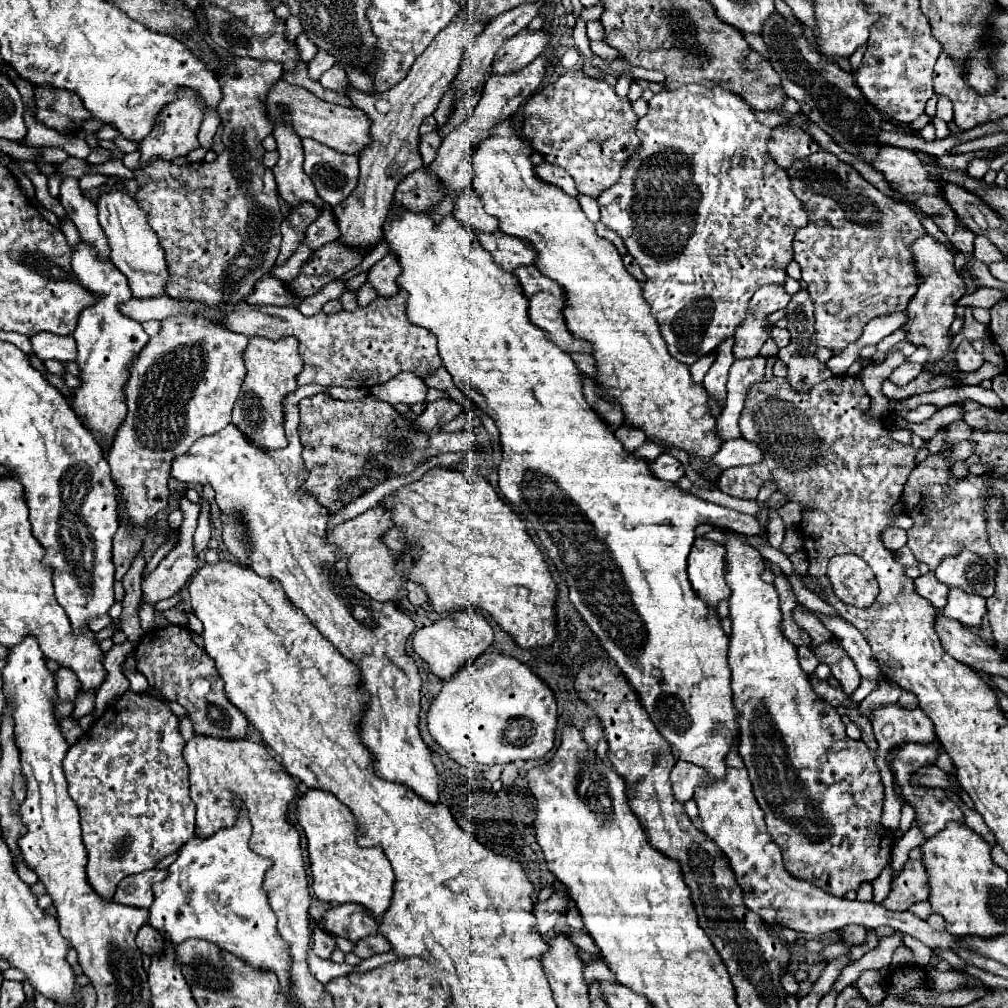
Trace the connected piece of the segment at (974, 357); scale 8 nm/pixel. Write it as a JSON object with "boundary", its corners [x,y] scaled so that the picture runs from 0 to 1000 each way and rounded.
{"boundary":[[[954,337],[954,341],[948,347],[950,365],[956,367],[956,369],[964,369],[964,367],[970,367],[974,363],[974,359],[976,359],[976,355],[966,349],[962,337]]]}

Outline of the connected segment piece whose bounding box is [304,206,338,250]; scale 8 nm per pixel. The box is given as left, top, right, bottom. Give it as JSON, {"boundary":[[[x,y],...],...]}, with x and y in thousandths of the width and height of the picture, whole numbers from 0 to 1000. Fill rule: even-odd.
{"boundary":[[[323,204],[319,208],[319,212],[313,216],[313,220],[310,220],[306,224],[306,230],[304,230],[304,236],[302,240],[313,248],[325,240],[331,240],[335,236],[335,226],[331,224],[331,212],[329,208]]]}

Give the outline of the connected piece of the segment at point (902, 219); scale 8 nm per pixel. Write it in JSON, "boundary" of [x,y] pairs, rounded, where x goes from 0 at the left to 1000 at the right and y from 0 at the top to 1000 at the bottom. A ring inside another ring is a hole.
{"boundary":[[[813,149],[813,151],[810,151],[810,153],[806,153],[804,157],[798,157],[798,159],[792,159],[792,161],[788,161],[788,165],[782,169],[784,173],[784,179],[788,181],[788,185],[790,185],[790,181],[792,181],[792,190],[788,190],[796,200],[798,200],[798,204],[800,204],[800,208],[802,208],[802,222],[796,226],[796,228],[792,228],[792,232],[790,232],[790,236],[788,236],[788,258],[794,262],[794,268],[796,268],[796,278],[800,280],[800,286],[802,286],[802,290],[804,290],[804,296],[808,298],[808,315],[810,315],[810,339],[812,339],[812,343],[815,343],[815,345],[823,345],[823,347],[835,347],[835,345],[839,345],[843,339],[847,339],[847,337],[851,337],[851,333],[855,331],[855,325],[865,317],[865,315],[869,315],[869,313],[877,313],[877,312],[885,312],[885,310],[893,310],[893,308],[897,308],[899,304],[901,304],[901,296],[903,294],[907,294],[907,288],[909,288],[909,270],[907,270],[907,262],[905,262],[905,254],[903,254],[903,248],[901,248],[901,242],[903,240],[907,240],[911,234],[915,234],[919,228],[915,226],[915,222],[913,222],[913,216],[897,202],[897,200],[889,200],[889,198],[885,198],[885,196],[881,196],[881,194],[877,194],[873,188],[869,188],[863,181],[859,181],[855,175],[853,175],[853,171],[849,171],[843,163],[839,163],[839,161],[835,161],[835,159],[831,159],[827,153],[823,153],[823,151],[819,151],[819,149]]]}

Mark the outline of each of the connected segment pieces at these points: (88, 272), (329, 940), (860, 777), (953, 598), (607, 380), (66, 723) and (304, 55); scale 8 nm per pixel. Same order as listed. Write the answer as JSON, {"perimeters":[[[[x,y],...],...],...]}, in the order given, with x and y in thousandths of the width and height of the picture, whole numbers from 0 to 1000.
{"perimeters":[[[[79,240],[71,250],[71,268],[85,288],[93,292],[93,302],[79,310],[77,323],[73,327],[73,337],[77,343],[75,361],[79,365],[79,383],[71,387],[69,405],[79,415],[79,419],[93,431],[97,442],[103,450],[109,448],[109,437],[117,431],[125,415],[125,379],[129,375],[129,363],[137,355],[139,347],[147,341],[149,333],[143,329],[139,319],[125,315],[119,304],[131,298],[127,276],[109,258],[101,258],[97,248],[87,240]]],[[[312,919],[310,921],[310,933],[312,933],[312,944],[313,944],[313,948],[317,948],[317,950],[327,950],[327,946],[329,946],[329,942],[333,940],[333,933],[331,933],[331,929],[329,927],[323,927],[317,919]]],[[[714,524],[714,528],[720,532],[720,579],[726,585],[726,591],[722,595],[724,599],[724,615],[726,615],[726,631],[724,631],[724,647],[722,647],[722,655],[724,655],[724,665],[726,665],[726,687],[728,687],[728,700],[732,704],[732,718],[734,718],[734,750],[744,766],[744,774],[746,774],[746,782],[748,782],[748,790],[754,798],[754,802],[760,808],[760,819],[762,819],[762,827],[766,829],[766,833],[772,837],[772,841],[776,843],[776,851],[778,851],[778,861],[796,873],[806,875],[808,879],[827,887],[827,889],[837,889],[841,883],[851,883],[851,879],[855,875],[865,875],[867,871],[871,871],[871,867],[875,865],[875,861],[881,857],[885,839],[887,839],[887,831],[883,831],[883,827],[879,829],[877,819],[873,817],[873,808],[875,808],[875,798],[877,798],[877,780],[871,768],[871,762],[867,758],[867,752],[863,750],[863,744],[859,742],[859,738],[855,734],[845,734],[839,728],[839,720],[833,714],[833,708],[827,700],[823,700],[821,696],[817,696],[806,683],[802,669],[794,663],[792,657],[792,649],[790,649],[790,641],[778,633],[776,629],[776,605],[774,605],[774,593],[772,587],[768,583],[768,579],[760,579],[754,571],[760,565],[758,562],[758,554],[756,550],[744,542],[742,532],[740,530],[732,530],[730,526],[722,526],[722,524]]],[[[942,583],[940,599],[935,605],[937,611],[950,615],[958,623],[970,623],[978,609],[978,595],[968,589],[960,589],[952,583]]],[[[508,117],[492,121],[486,127],[486,135],[476,139],[474,147],[470,149],[472,177],[468,185],[478,196],[480,208],[496,218],[496,228],[500,232],[524,238],[534,250],[532,266],[540,274],[552,278],[562,288],[562,321],[571,335],[589,341],[589,357],[593,359],[593,371],[589,375],[595,383],[603,385],[601,393],[605,393],[617,403],[621,411],[619,417],[627,423],[637,425],[643,437],[651,440],[661,438],[665,442],[690,450],[702,462],[696,472],[710,476],[716,466],[706,458],[706,452],[712,448],[716,438],[710,433],[710,415],[704,411],[700,386],[687,379],[681,361],[675,361],[663,351],[651,315],[645,312],[645,304],[637,296],[637,286],[633,278],[625,274],[619,266],[617,254],[613,252],[609,242],[591,232],[589,222],[581,216],[579,208],[567,194],[563,194],[558,187],[544,183],[532,175],[530,163],[526,159],[528,153],[528,145],[512,135]]],[[[70,709],[61,714],[59,718],[62,728],[63,728],[63,732],[69,740],[75,737],[79,733],[78,731],[82,730],[78,716],[73,714]]],[[[302,32],[296,36],[294,46],[296,46],[296,50],[298,50],[298,58],[300,58],[302,62],[310,62],[310,60],[312,60],[312,54],[315,52],[315,48],[312,48],[312,44],[306,40],[306,36],[304,36]]]]}

